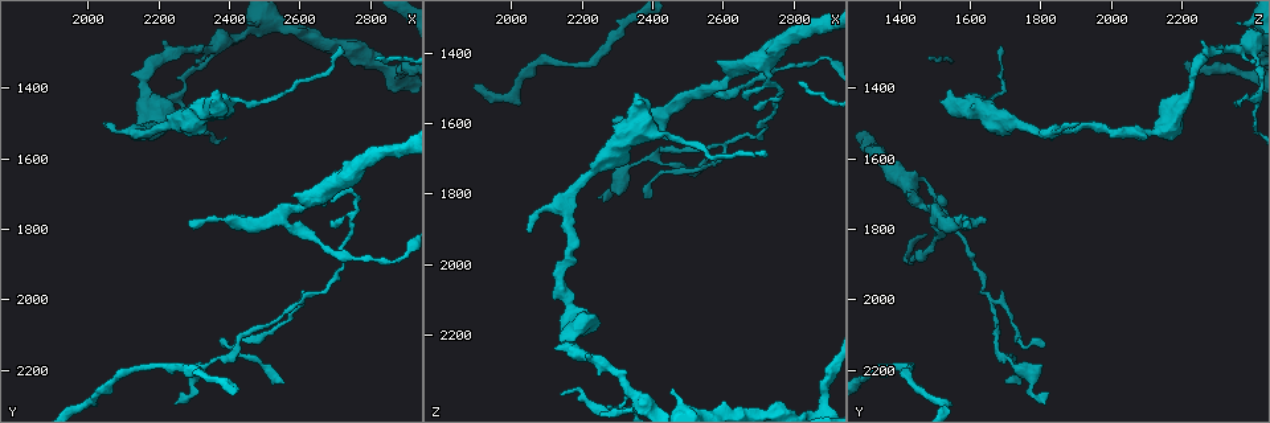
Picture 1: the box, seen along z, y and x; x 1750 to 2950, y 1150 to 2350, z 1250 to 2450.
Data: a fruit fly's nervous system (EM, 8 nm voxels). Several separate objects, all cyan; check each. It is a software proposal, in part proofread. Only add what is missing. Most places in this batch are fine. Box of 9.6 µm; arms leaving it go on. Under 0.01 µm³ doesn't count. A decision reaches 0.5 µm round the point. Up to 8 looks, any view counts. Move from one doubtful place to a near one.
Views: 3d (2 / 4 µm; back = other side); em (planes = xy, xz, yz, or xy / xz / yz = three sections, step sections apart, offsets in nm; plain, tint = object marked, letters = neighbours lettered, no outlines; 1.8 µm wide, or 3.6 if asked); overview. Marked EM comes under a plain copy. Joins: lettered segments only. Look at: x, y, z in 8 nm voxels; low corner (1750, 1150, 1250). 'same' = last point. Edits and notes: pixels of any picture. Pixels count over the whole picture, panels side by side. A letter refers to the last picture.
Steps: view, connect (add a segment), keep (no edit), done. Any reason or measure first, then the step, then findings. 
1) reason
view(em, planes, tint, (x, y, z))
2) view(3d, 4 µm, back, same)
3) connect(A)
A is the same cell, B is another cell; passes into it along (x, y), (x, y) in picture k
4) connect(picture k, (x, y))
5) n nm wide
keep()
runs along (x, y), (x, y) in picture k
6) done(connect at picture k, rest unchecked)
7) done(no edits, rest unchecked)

thin end
view(em, planes, letters, (2240, 2290, 1810))

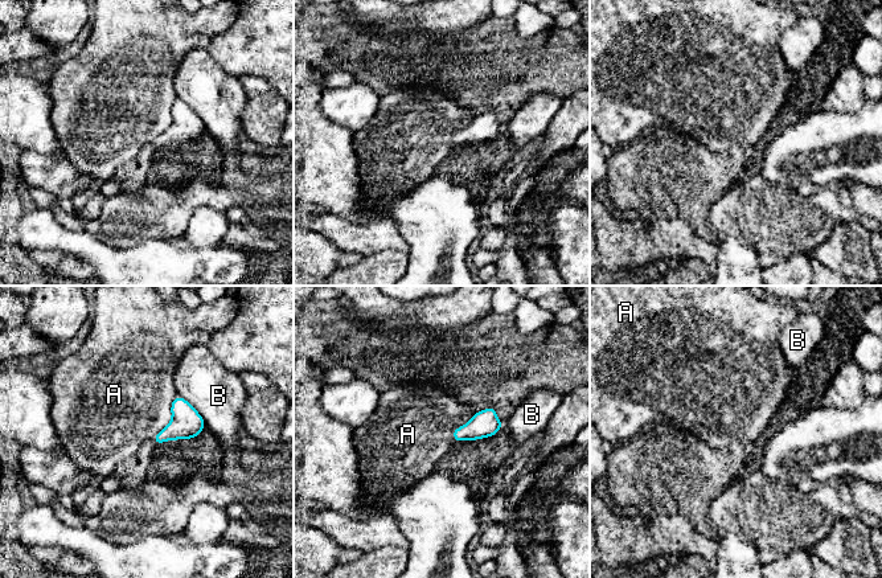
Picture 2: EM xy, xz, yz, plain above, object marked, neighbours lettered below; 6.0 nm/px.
100 nm wide; A touches over 300 nm
keep()
A and B are other cells; none of them fits

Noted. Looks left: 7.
view(em, xy, step 8, tint, (2560, 2230, 1710))

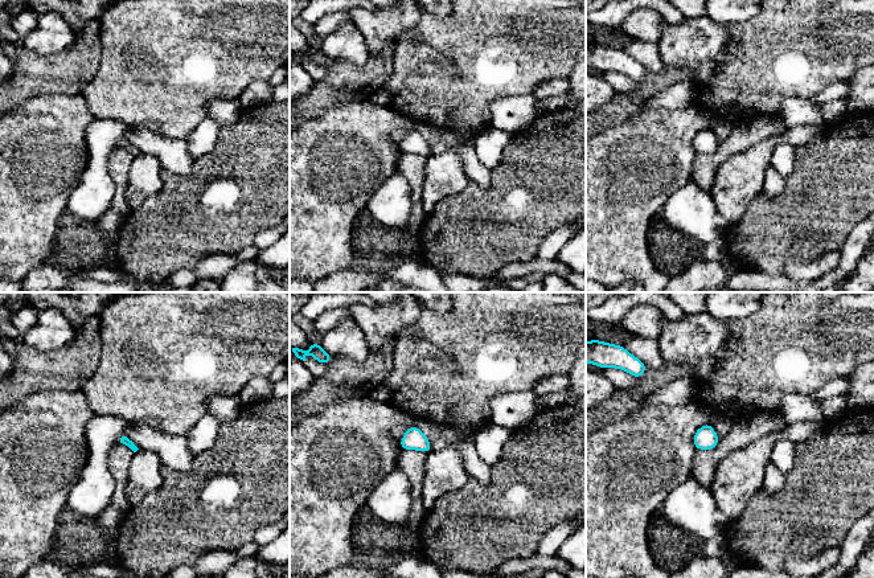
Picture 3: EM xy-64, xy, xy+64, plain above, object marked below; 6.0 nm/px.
view(em, planes, tint, same)

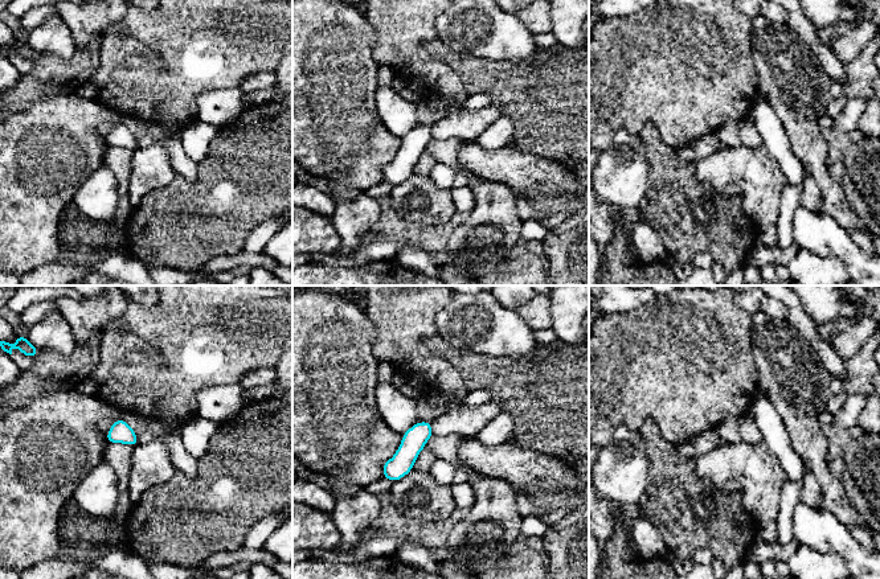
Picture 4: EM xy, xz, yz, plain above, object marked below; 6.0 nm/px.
what lies round it
view(em, planes, letters, same)

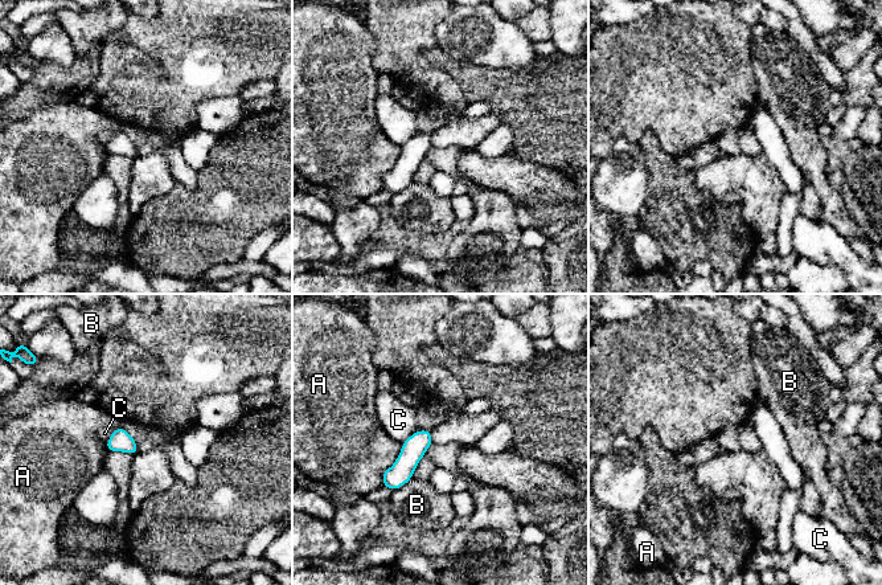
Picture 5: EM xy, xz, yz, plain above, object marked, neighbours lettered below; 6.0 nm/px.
keep()
A, B and C are other cells; border along (120, 426), (110, 436), (106, 450) in picture 5; none of them fits

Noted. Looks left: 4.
free end
view(em, planes, letters, (2670, 1730, 1540))

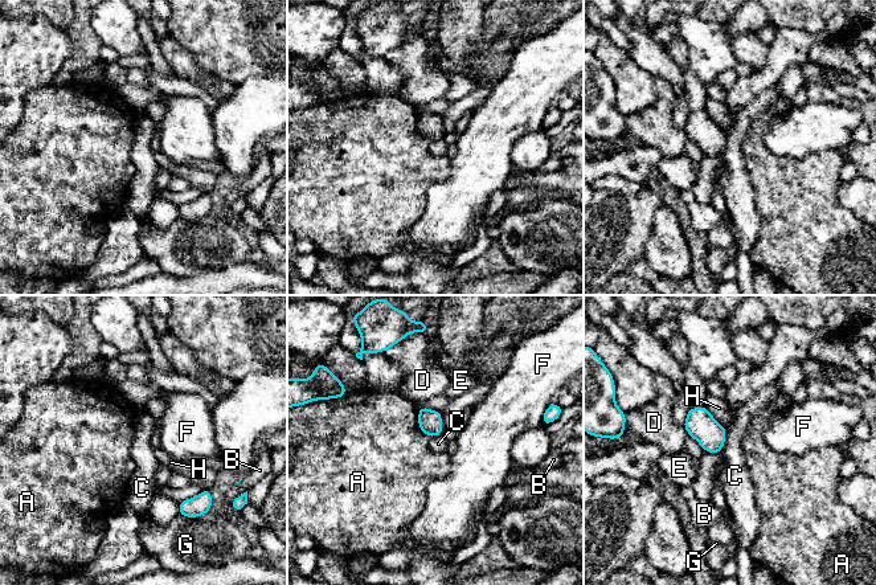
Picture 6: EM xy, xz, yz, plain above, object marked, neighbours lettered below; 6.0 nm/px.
140 nm wide
keep()
A, B, C, D, E, F, G and H are other cells; border along (725, 426), (725, 442), (719, 451) in picture 6; none of them fits

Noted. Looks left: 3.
done(no edits, rest unchecked)

